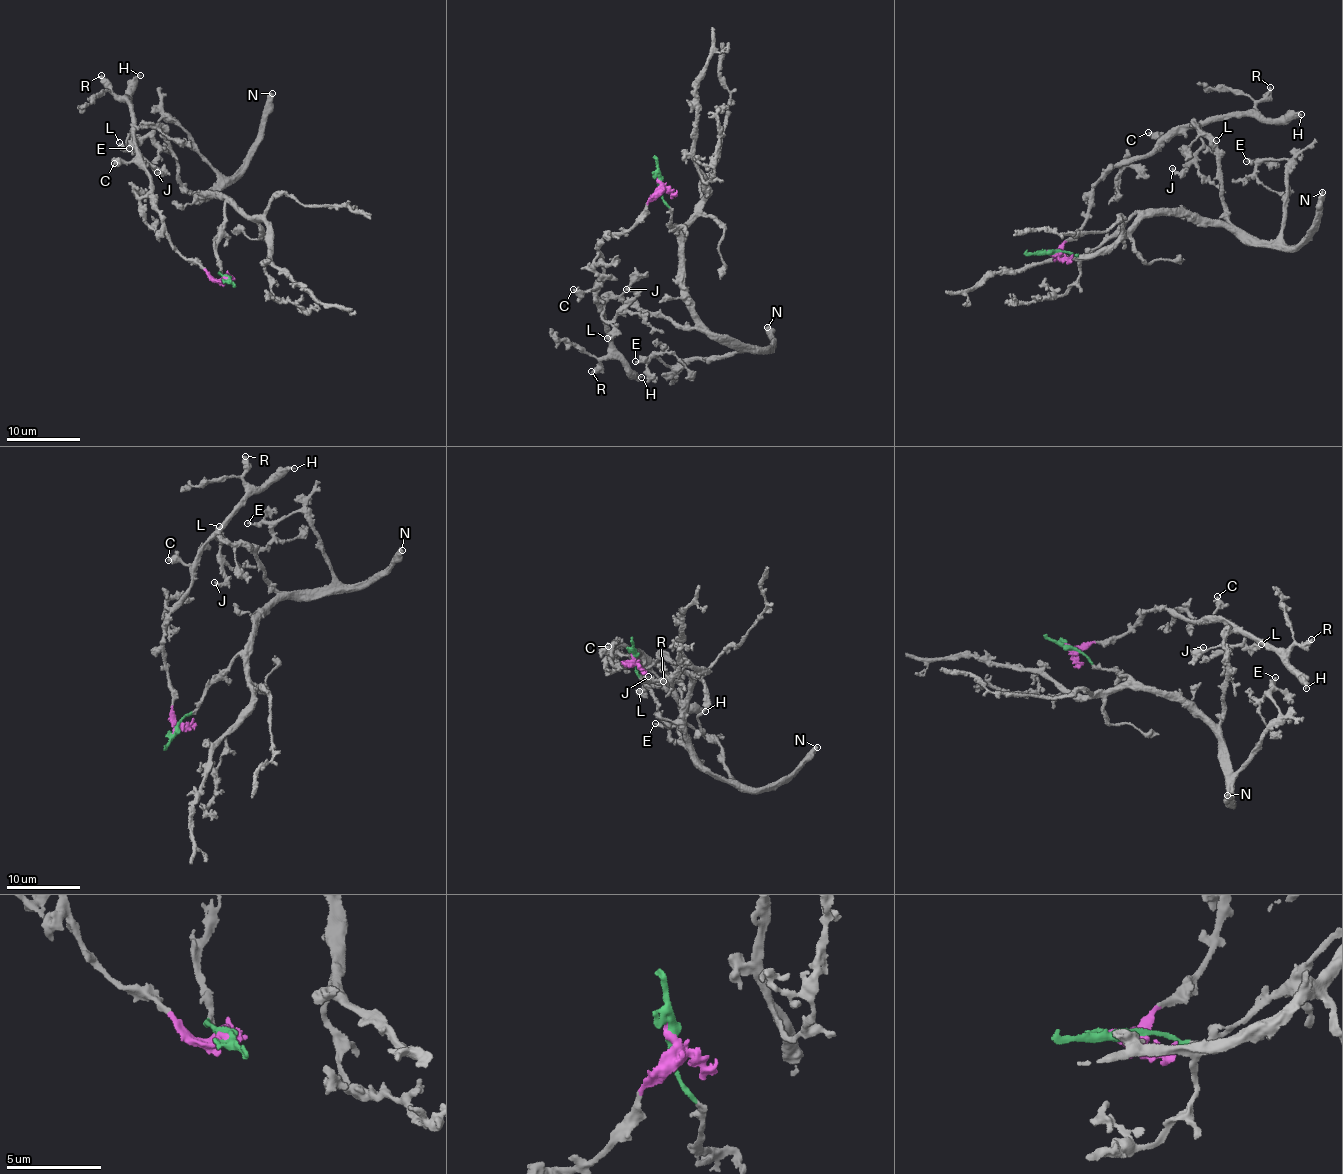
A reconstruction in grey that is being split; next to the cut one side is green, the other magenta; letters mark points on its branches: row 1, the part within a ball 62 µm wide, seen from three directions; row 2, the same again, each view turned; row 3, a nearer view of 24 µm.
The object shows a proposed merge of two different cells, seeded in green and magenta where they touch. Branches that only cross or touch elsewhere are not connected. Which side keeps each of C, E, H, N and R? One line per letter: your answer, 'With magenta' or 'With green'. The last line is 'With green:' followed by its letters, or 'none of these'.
C: With magenta
E: With green
H: With magenta
N: With green
R: With magenta
With green: E, N

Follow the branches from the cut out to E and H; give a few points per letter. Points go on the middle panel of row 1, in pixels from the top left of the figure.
E: (658, 180), (668, 223), (680, 237), (693, 317), (739, 348), (682, 365), (655, 357), (636, 362)
H: (658, 180), (642, 221), (611, 232), (599, 249), (604, 278), (595, 302), (612, 353), (642, 377)

